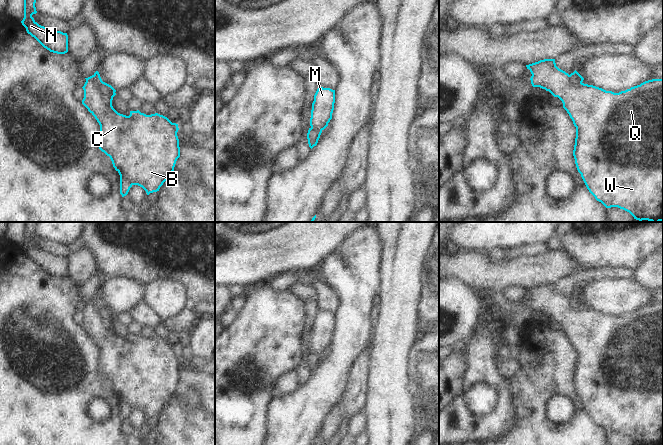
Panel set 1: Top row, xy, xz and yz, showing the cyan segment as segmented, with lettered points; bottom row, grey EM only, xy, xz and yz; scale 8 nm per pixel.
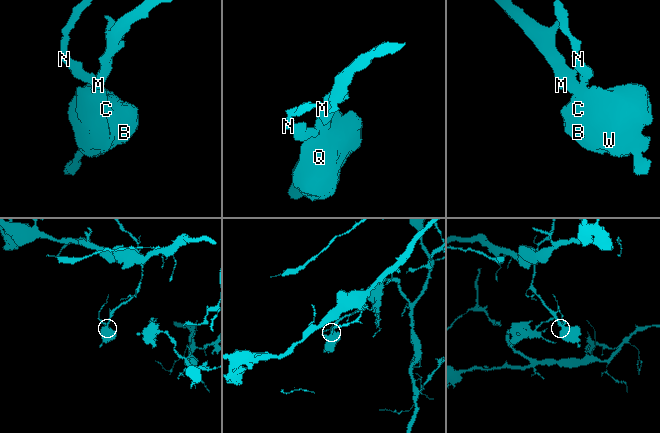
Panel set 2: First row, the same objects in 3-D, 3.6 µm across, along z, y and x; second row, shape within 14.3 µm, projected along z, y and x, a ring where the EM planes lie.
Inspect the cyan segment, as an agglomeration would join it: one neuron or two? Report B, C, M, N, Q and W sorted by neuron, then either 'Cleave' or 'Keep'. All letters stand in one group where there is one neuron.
Groups: B C M Q W / N. Cleave

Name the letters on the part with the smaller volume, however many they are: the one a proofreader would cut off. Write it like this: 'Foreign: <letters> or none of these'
Foreign: N

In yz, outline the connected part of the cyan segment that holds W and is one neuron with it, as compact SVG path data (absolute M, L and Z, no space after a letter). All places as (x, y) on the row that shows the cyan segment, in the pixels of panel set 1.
M555 59L540 60L526 65L526 67L532 74L530 78L532 86L545 89L554 97L558 97L563 103L563 108L572 119L573 124L576 127L576 138L573 150L575 164L587 189L595 199L601 202L606 208L618 207L629 212L636 220L663 222L663 79L648 80L625 91L614 93L612 91L606 91L602 88L584 83L574 85L570 81L569 74L556 66Z

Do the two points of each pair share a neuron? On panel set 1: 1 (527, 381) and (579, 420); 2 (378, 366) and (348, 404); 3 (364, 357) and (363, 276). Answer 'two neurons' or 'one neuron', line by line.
1: one neuron
2: two neurons
3: two neurons

